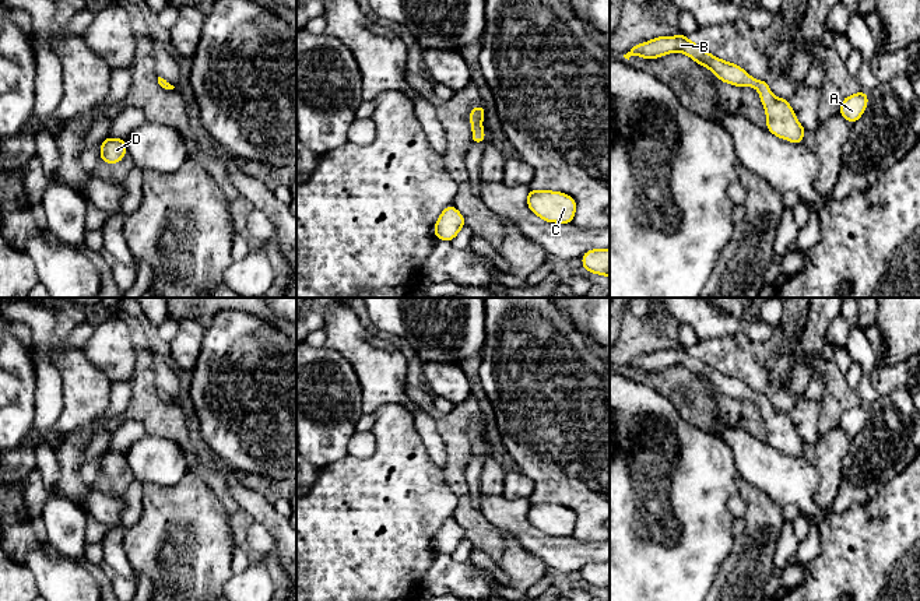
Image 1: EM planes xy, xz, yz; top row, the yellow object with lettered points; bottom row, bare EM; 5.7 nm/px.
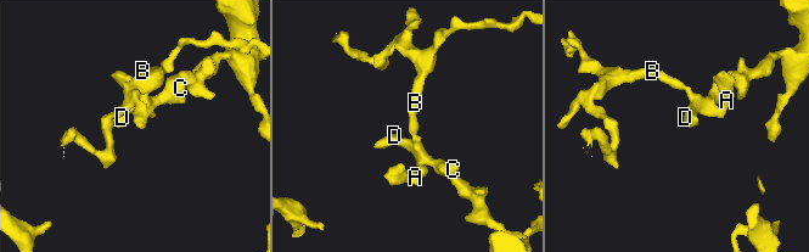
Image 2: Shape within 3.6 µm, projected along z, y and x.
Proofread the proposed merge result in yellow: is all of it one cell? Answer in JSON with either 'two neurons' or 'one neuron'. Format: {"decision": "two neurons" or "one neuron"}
{"decision": "one neuron"}

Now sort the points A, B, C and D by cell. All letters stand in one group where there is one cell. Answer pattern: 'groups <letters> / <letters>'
groups A B C D

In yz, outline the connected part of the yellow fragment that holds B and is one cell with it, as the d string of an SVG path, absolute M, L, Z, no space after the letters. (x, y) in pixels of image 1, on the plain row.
M682 347L675 349L657 349L652 354L635 358L624 370L629 373L631 369L638 368L646 373L652 373L677 365L689 369L699 379L707 380L716 391L726 397L755 400L766 425L766 442L779 451L803 457L803 450L807 443L797 433L787 411L776 411L768 394L755 393L742 380L710 368Z

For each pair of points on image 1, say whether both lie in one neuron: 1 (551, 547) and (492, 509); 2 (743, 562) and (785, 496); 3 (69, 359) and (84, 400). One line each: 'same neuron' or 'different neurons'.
1: same neuron
2: different neurons
3: same neuron

